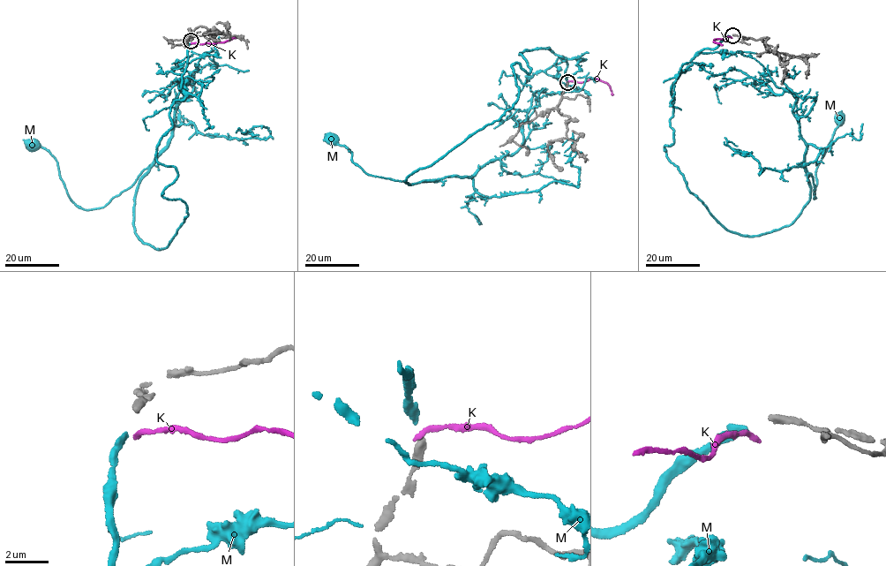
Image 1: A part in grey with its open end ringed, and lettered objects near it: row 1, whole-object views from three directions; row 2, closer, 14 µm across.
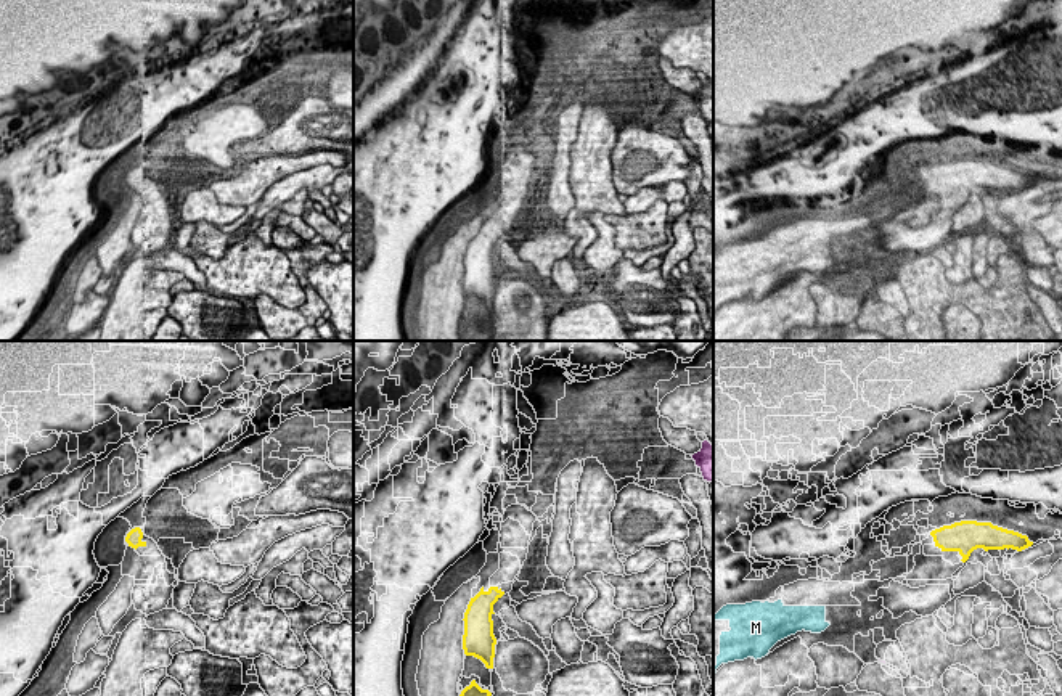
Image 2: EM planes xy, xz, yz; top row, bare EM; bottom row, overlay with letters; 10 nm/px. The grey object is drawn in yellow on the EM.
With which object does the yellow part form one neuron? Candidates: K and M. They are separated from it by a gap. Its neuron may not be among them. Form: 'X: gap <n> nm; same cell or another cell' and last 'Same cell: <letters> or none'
K: gap 2300 nm; another cell
M: gap 1250 nm; same cell
Same cell: M

